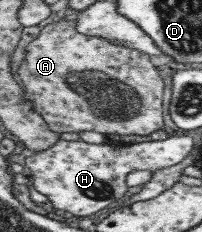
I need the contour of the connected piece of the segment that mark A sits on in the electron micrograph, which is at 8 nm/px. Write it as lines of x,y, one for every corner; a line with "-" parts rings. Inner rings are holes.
72,17
64,20
59,20
45,25
37,35
37,37
29,42
23,48
23,58
21,63
17,66
17,76
23,84
23,98
27,102
31,102
33,112
37,112
49,130
54,133
61,134
61,132
99,132
105,136
147,136
151,132
163,130
163,120
161,112
161,92
163,92
163,80
157,74
156,67
149,61
149,55
137,51
135,49
127,48
123,45
115,45
103,39
103,37
84,35
75,31
75,21

